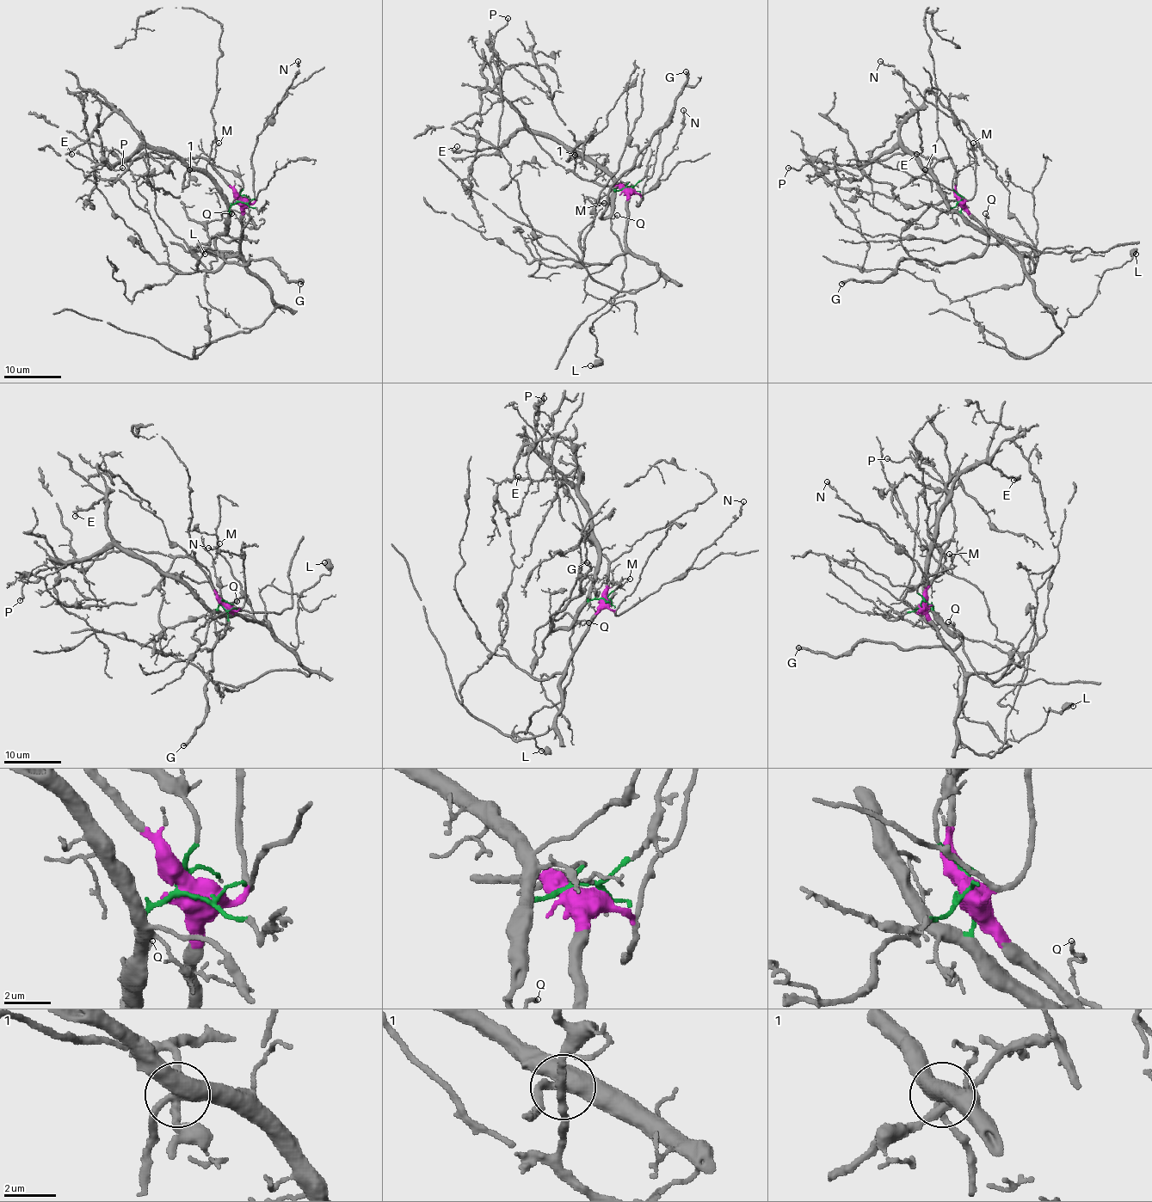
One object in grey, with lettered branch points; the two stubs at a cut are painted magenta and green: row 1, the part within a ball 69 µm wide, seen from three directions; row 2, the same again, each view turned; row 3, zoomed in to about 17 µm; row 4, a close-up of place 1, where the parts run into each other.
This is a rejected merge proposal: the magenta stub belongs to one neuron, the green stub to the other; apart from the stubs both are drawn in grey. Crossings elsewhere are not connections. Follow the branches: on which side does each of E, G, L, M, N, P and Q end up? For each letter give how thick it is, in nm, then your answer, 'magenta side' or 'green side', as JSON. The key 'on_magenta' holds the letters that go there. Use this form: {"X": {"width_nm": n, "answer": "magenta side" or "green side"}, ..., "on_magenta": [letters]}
{"E": {"width_nm": 90, "answer": "green side"}, "G": {"width_nm": 400, "answer": "green side"}, "L": {"width_nm": 190, "answer": "magenta side"}, "M": {"width_nm": 170, "answer": "green side"}, "N": {"width_nm": 200, "answer": "magenta side"}, "P": {"width_nm": 180, "answer": "green side"}, "Q": {"width_nm": 140, "answer": "green side"}, "on_magenta": ["L", "N"]}

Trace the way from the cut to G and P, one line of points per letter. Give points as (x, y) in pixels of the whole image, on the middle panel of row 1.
G: (626, 187), (614, 191), (612, 212), (601, 217), (610, 187), (674, 112), (686, 80), (685, 71)
P: (626, 187), (614, 189), (592, 161), (536, 135), (502, 93), (494, 35), (508, 18)

